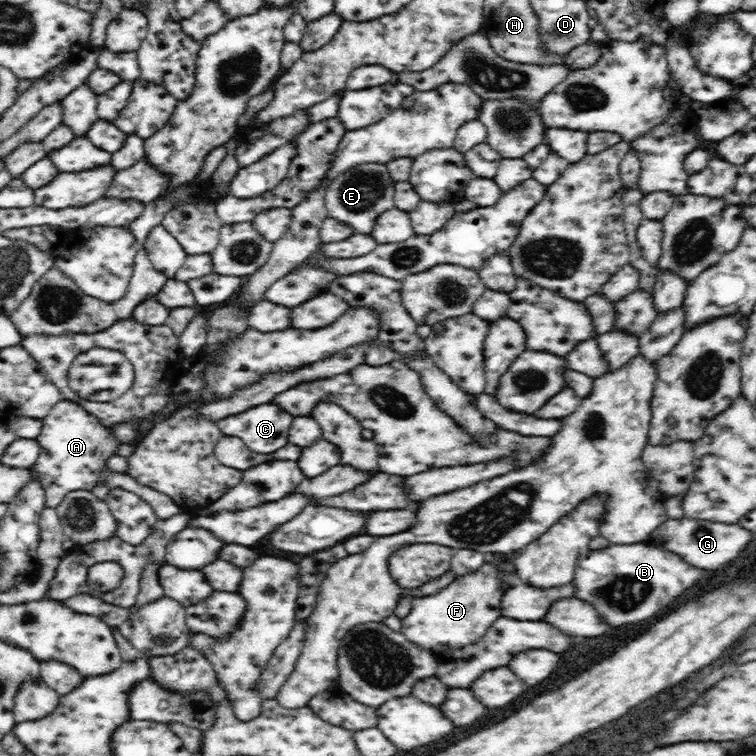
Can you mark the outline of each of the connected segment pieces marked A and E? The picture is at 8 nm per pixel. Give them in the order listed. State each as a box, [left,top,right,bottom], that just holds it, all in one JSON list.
[[34,399,182,520],[324,165,395,234]]

